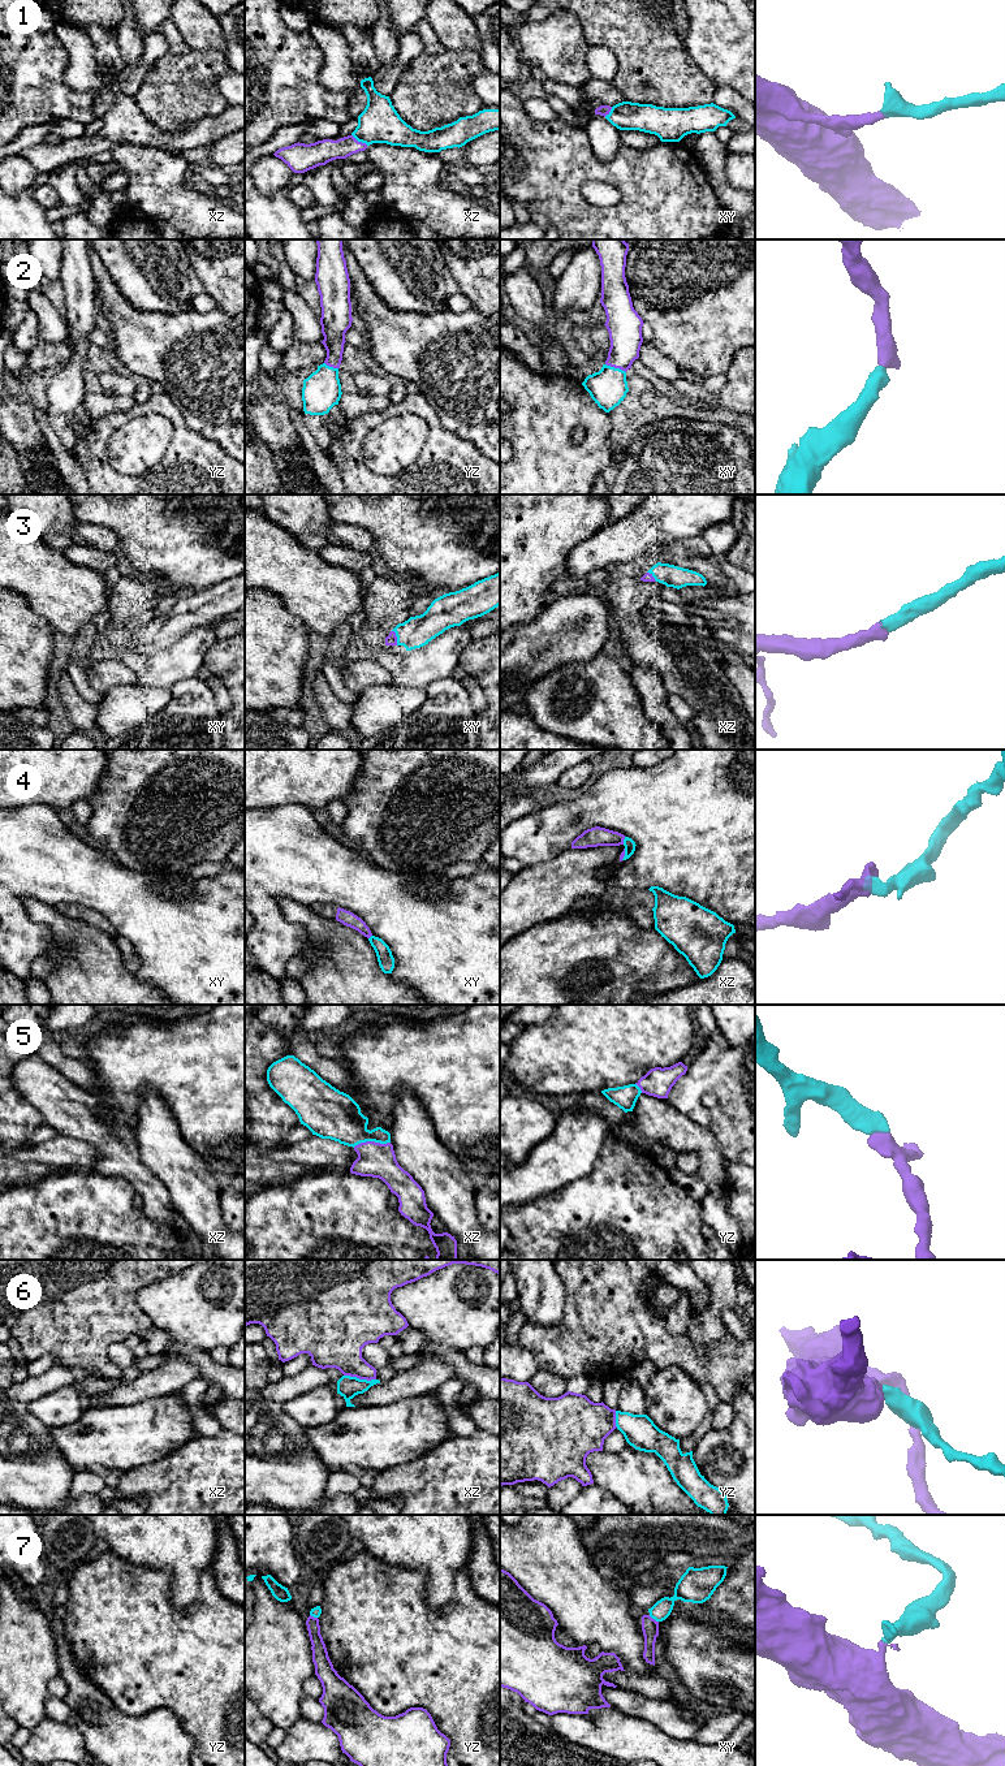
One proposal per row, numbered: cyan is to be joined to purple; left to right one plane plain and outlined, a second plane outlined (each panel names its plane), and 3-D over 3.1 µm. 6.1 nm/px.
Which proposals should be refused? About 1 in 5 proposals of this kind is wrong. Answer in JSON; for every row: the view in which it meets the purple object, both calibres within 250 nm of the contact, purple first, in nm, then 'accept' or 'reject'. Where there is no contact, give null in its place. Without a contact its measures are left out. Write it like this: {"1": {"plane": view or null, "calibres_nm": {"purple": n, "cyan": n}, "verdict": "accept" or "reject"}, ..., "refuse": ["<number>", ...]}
{"1": {"plane": "xz", "calibres_nm": {"purple": 150, "cyan": 240}, "verdict": "accept"}, "2": {"plane": "xy", "calibres_nm": {"purple": 200, "cyan": 240}, "verdict": "accept"}, "3": {"plane": "xy", "calibres_nm": {"purple": 70, "cyan": 190}, "verdict": "accept"}, "4": {"plane": "xz", "calibres_nm": {"purple": 120, "cyan": 70}, "verdict": "reject"}, "5": {"plane": "xz", "calibres_nm": {"purple": 220, "cyan": 280}, "verdict": "accept"}, "6": {"plane": "xz", "calibres_nm": {"purple": 300, "cyan": 130}, "verdict": "reject"}, "7": {"plane": "xy", "calibres_nm": {"purple": 110, "cyan": 110}, "verdict": "reject"}, "refuse": ["4", "6", "7"]}

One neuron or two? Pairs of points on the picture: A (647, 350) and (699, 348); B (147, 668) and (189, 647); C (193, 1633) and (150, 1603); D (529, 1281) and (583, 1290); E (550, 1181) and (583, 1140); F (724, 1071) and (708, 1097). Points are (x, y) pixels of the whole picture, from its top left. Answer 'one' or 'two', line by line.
A: two
B: one
C: one
D: two
E: one
F: two

